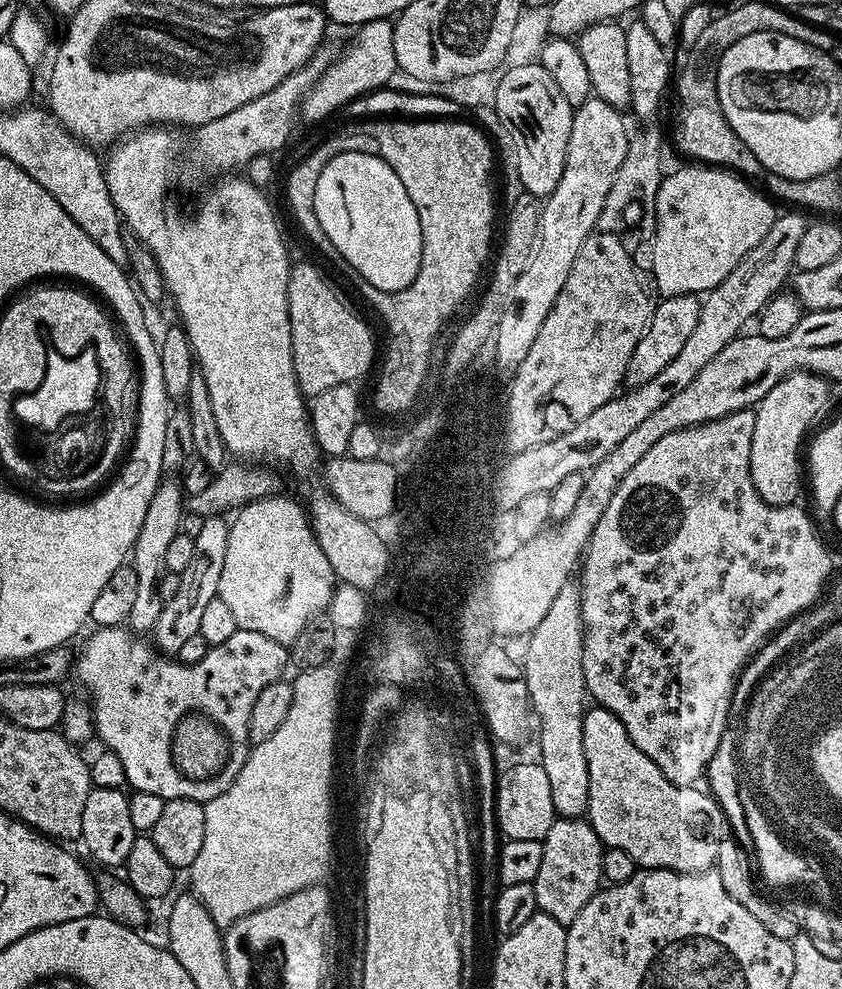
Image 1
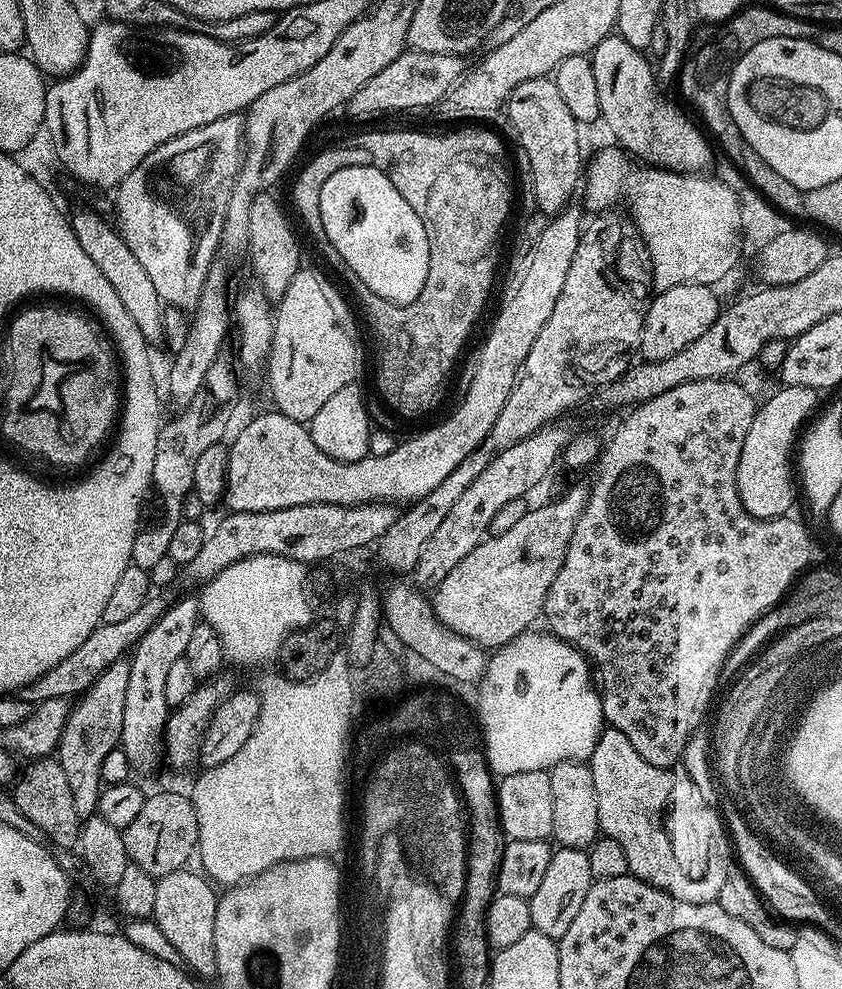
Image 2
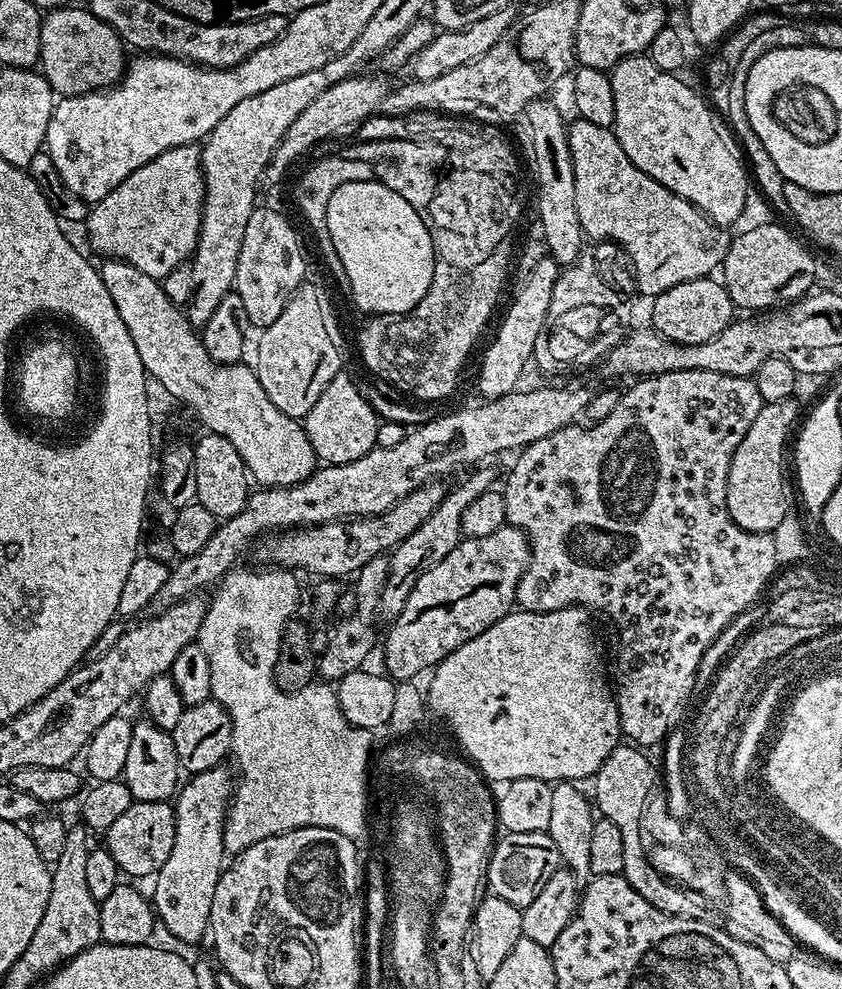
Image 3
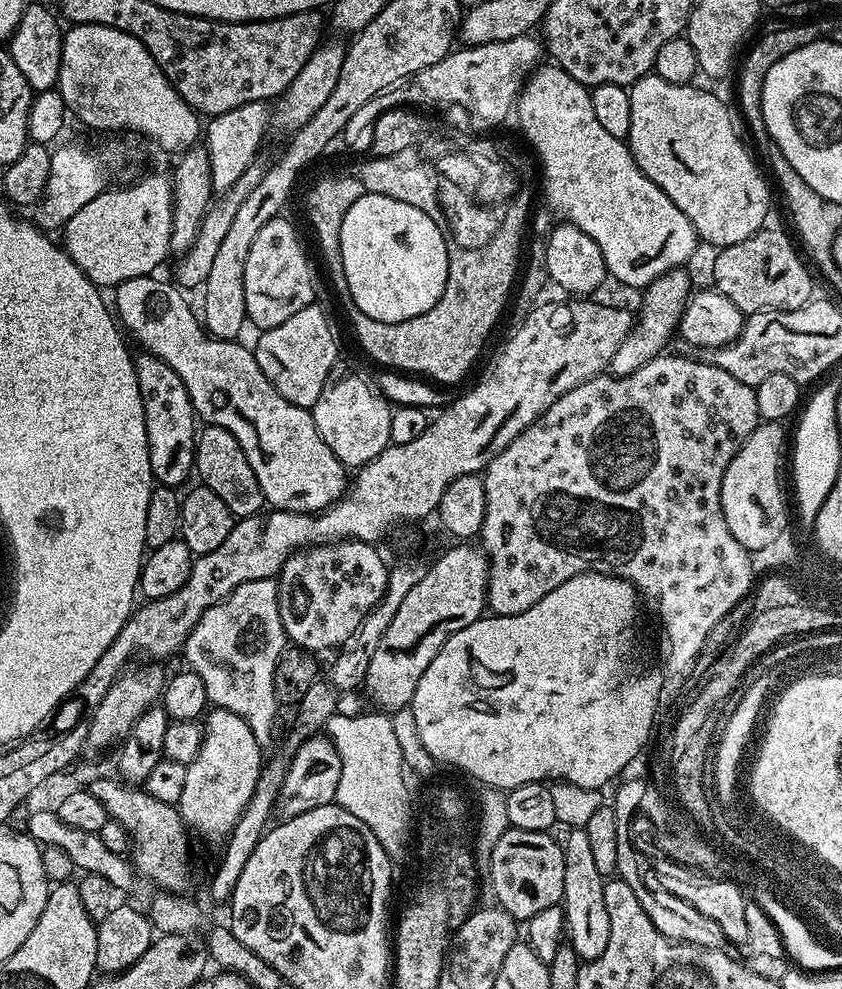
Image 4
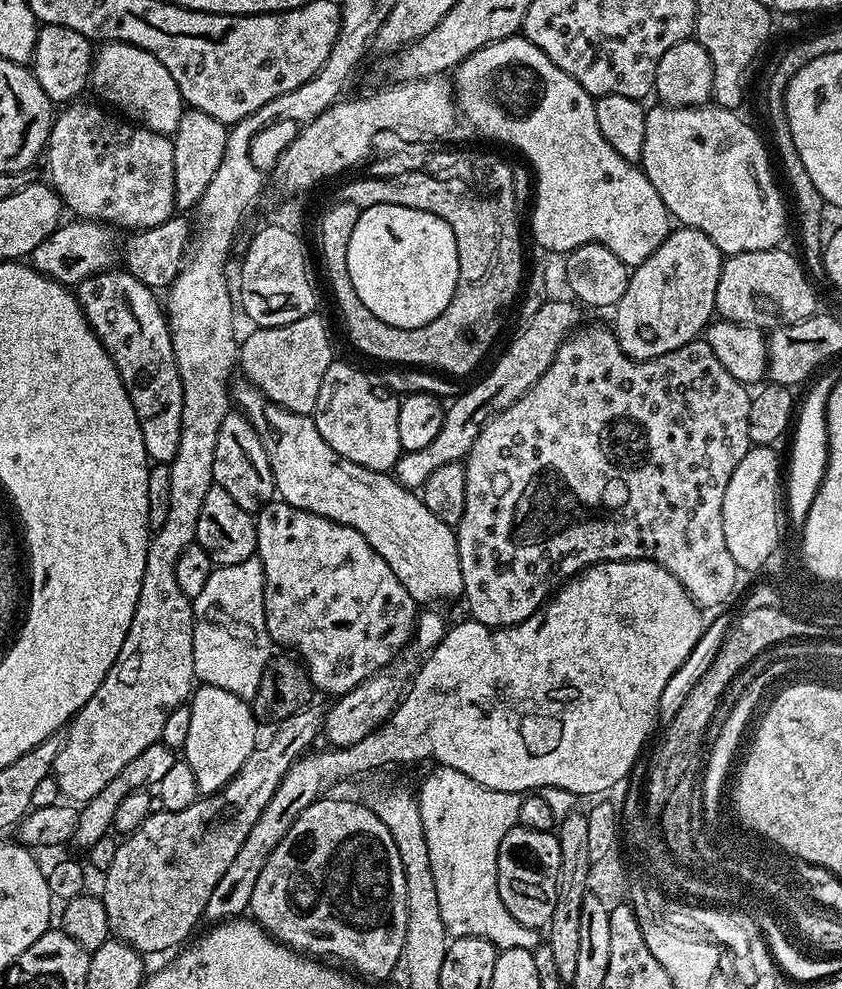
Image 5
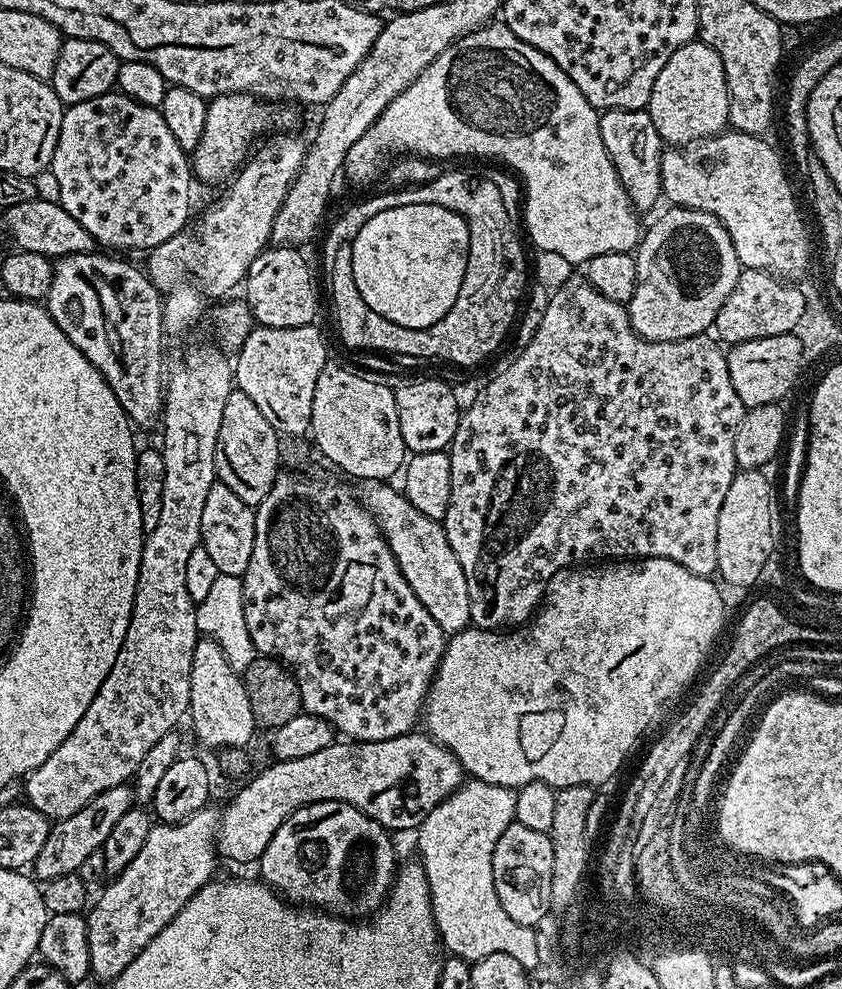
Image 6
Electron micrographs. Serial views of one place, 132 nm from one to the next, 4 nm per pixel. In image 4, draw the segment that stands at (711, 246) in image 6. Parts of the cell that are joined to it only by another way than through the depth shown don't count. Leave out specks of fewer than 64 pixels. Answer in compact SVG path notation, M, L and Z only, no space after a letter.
M683 267L671 268L666 274L662 274L647 288L643 289L644 305L638 308L638 323L632 329L632 335L627 336L618 346L610 365L610 372L613 376L625 376L634 374L646 362L650 362L655 356L661 355L668 344L668 339L677 335L680 327L680 319L684 308L688 305L688 298L694 291L694 285L690 277L684 273Z

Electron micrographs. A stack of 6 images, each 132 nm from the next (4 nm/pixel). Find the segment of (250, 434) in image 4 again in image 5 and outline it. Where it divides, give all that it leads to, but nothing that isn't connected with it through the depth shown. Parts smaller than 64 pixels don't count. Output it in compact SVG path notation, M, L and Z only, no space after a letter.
M240 382L237 388L236 386L237 384L234 388L235 407L254 426L274 474L276 496L283 503L358 530L358 534L362 534L362 538L366 538L366 542L374 546L374 550L388 563L390 570L394 570L398 582L406 586L408 593L417 602L452 600L463 593L462 566L458 562L458 542L453 525L442 522L442 518L434 518L434 514L426 510L419 495L413 489L404 487L395 475L375 472L366 466L358 466L358 462L350 462L350 458L342 458L342 454L338 454L338 450L334 450L334 446L330 446L330 442L326 442L326 438L318 434L318 426L312 416L294 414L270 402L253 384Z

